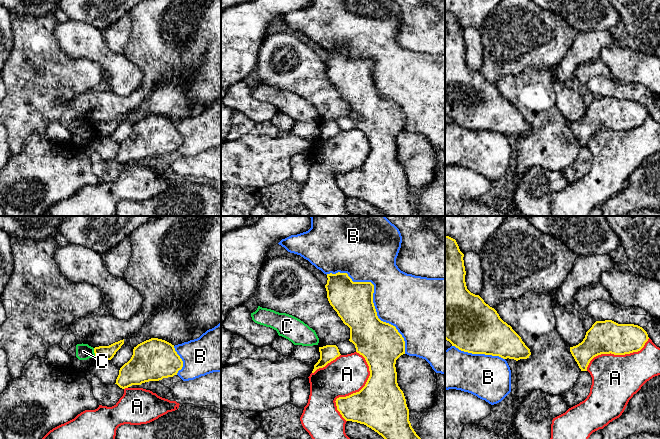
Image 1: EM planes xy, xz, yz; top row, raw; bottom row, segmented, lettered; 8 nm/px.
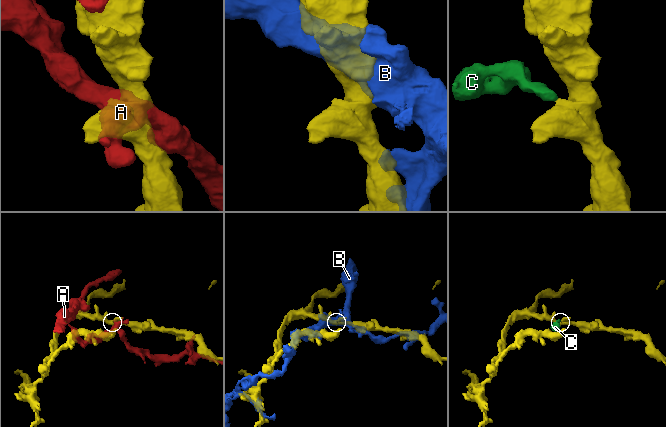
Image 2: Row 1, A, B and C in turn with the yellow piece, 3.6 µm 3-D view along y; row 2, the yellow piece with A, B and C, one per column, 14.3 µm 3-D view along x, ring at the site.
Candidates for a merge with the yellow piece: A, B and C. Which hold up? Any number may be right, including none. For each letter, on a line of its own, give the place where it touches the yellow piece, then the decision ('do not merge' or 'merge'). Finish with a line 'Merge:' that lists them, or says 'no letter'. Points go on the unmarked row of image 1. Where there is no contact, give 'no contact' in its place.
A: xz (356, 168) | do not merge
B: xz (372, 75) | do not merge
C: xy (94, 128) | do not merge
Merge: no letter

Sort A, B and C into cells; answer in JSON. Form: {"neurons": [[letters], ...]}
{"neurons": [["A"], ["B"], ["C"]]}

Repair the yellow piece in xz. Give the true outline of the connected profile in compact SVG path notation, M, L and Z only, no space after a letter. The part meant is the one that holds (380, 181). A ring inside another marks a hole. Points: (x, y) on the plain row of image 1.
M347 49L327 50L327 74L343 99L350 104L349 117L362 131L370 147L365 162L356 169L336 175L337 186L346 197L371 204L385 216L422 216L409 197L409 185L397 159L396 136L405 130L405 117L395 102L381 97L373 79L374 61L353 58Z

